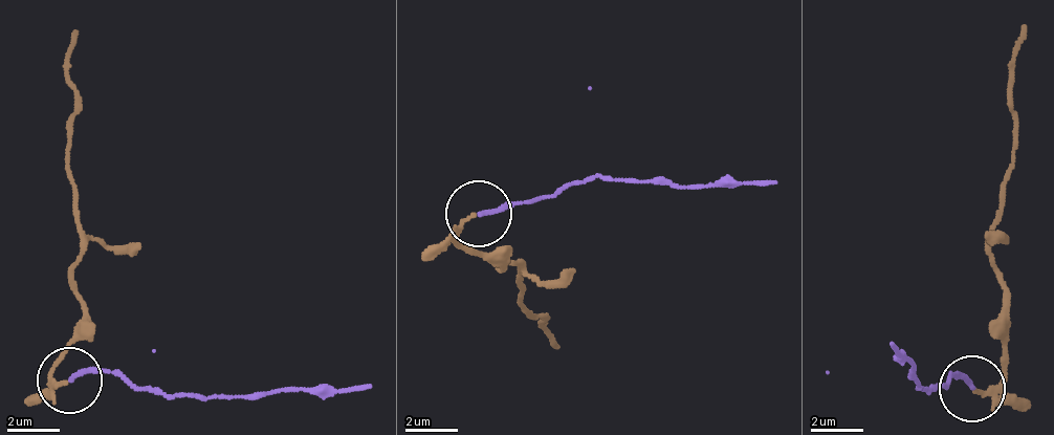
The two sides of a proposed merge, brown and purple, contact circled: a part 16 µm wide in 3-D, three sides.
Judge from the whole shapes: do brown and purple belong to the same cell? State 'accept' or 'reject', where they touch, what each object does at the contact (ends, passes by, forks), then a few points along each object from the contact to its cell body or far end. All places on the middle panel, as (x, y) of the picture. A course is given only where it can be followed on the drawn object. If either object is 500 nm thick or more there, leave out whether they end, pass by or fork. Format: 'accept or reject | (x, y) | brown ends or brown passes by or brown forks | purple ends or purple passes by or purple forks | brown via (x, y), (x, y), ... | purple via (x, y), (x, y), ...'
reject | (478, 213) | brown ends | purple ends | brown via (474, 212), (458, 242), (467, 251), (524, 267), (519, 301), (547, 328), (557, 345) | purple via (480, 212), (533, 204), (570, 181), (614, 178), (775, 183)

